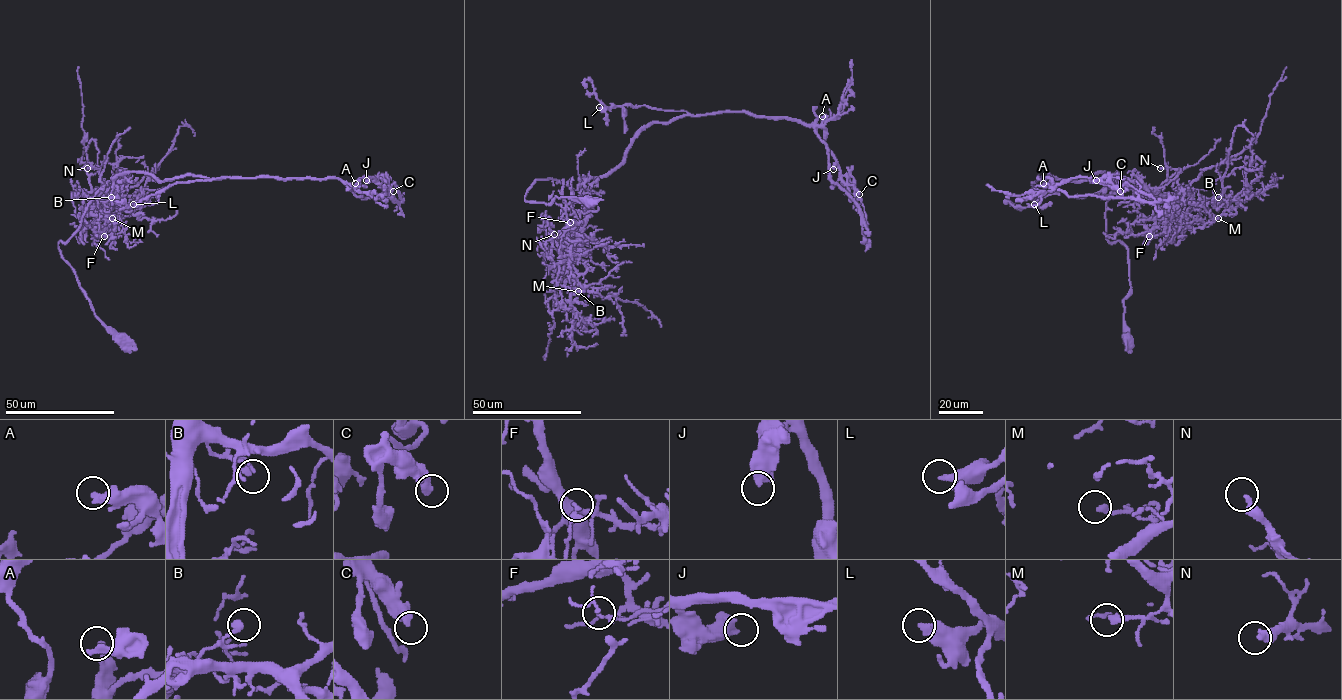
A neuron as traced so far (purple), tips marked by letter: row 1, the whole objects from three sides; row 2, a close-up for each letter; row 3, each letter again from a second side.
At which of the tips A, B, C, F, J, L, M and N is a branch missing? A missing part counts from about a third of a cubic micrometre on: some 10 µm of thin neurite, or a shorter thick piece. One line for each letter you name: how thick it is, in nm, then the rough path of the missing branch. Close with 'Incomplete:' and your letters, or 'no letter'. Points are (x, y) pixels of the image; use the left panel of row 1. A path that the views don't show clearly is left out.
L: calibre 360 nm
Incomplete: L

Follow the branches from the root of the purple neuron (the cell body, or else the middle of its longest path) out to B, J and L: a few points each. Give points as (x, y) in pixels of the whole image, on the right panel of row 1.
B: (1129, 342), (1128, 251), (1106, 238), (1111, 189), (1130, 180), (1157, 199), (1218, 197)
J: (1129, 342), (1128, 251), (1106, 238), (1105, 218), (1111, 189), (1126, 180), (1038, 177), (1054, 189), (1096, 180)
L: (1129, 342), (1128, 251), (1106, 238), (1105, 218), (1111, 189), (1126, 180), (1049, 174), (1032, 182), (1034, 204)

